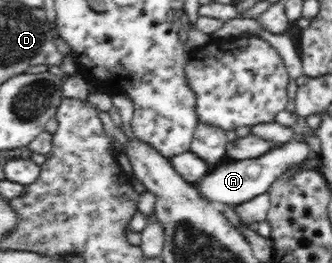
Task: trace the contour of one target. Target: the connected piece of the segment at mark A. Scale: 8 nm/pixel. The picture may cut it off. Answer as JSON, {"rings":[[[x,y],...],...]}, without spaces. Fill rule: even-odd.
{"rings":[[[304,140],[292,141],[283,144],[280,147],[274,147],[268,150],[264,155],[254,159],[244,159],[242,161],[223,161],[218,166],[212,167],[200,181],[195,182],[193,185],[198,188],[198,192],[206,198],[206,200],[222,206],[227,203],[228,205],[240,205],[246,203],[260,193],[267,193],[270,185],[280,179],[292,165],[302,163],[311,149]]]}

